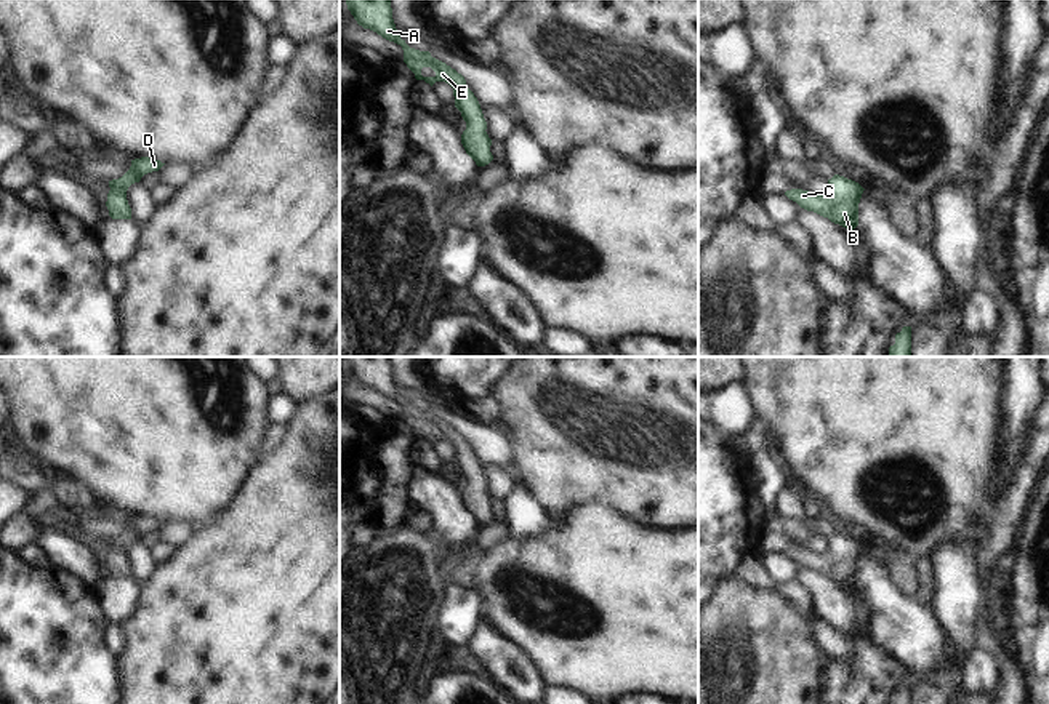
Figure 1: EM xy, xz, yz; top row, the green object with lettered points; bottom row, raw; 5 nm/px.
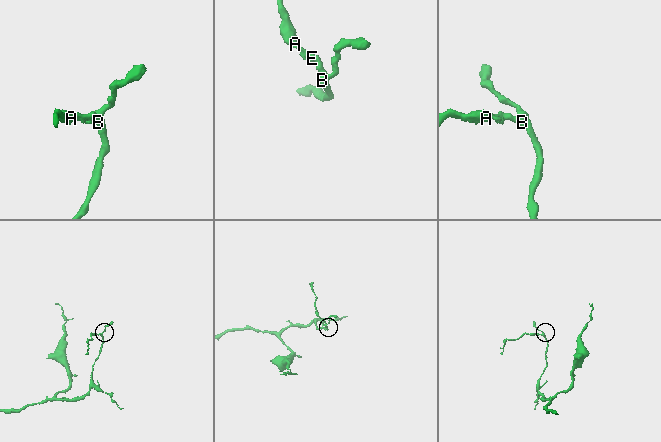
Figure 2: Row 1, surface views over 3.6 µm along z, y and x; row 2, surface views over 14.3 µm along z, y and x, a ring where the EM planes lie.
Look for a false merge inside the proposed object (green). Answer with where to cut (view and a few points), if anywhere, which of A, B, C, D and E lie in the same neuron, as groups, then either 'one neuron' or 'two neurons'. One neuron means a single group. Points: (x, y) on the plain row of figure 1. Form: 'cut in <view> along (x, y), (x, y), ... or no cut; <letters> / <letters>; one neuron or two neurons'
no cut; A B C D E; one neuron

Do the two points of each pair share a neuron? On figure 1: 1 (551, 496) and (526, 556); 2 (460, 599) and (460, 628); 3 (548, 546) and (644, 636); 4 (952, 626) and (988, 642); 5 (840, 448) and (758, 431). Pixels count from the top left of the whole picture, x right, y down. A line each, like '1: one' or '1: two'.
1: two
2: one
3: one
4: two
5: two

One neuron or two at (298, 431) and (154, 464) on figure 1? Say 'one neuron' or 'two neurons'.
two neurons

